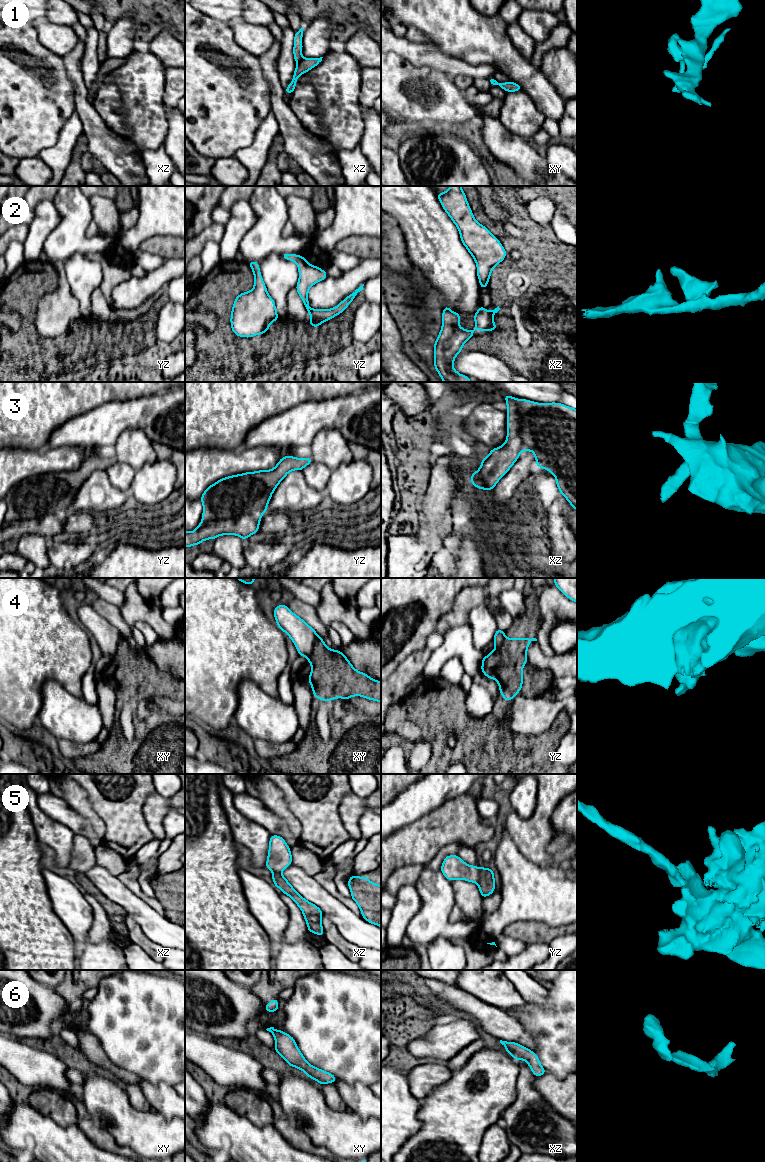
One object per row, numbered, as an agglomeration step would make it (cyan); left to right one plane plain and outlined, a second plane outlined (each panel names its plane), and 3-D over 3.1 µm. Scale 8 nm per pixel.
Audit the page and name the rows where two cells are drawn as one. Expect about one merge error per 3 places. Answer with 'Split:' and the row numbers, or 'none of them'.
Split: 1, 4, 5

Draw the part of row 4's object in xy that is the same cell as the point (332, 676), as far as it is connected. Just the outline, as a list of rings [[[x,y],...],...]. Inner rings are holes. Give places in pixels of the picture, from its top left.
[[[320,637],[307,658],[311,664],[308,682],[314,698],[332,701],[361,696],[381,703],[381,682],[356,670],[343,652],[326,646]]]

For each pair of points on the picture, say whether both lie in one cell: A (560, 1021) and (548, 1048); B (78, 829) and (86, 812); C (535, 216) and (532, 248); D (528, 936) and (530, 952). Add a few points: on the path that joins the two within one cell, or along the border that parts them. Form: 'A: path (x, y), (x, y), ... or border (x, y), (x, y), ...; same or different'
A: path (557, 1028), (557, 1039), (555, 1041); same
B: border (67, 801), (88, 822), (88, 825), (97, 837); different
C: border (536, 226), (541, 228); different
D: border (538, 942), (533, 942), (529, 945); different

